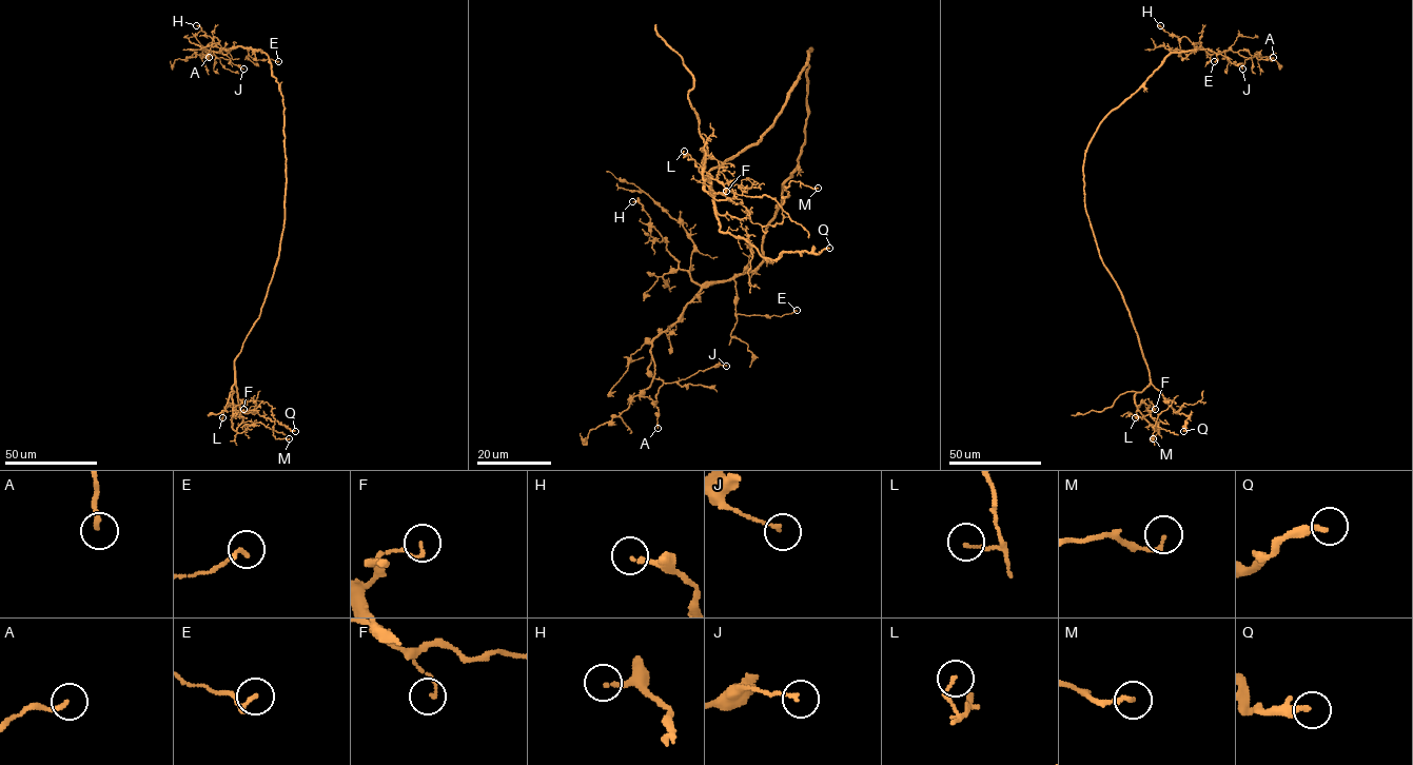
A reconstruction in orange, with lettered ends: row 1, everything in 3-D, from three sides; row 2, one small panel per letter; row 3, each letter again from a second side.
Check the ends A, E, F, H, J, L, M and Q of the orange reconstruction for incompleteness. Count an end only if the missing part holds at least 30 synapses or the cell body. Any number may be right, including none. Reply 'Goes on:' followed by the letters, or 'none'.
Goes on: none

